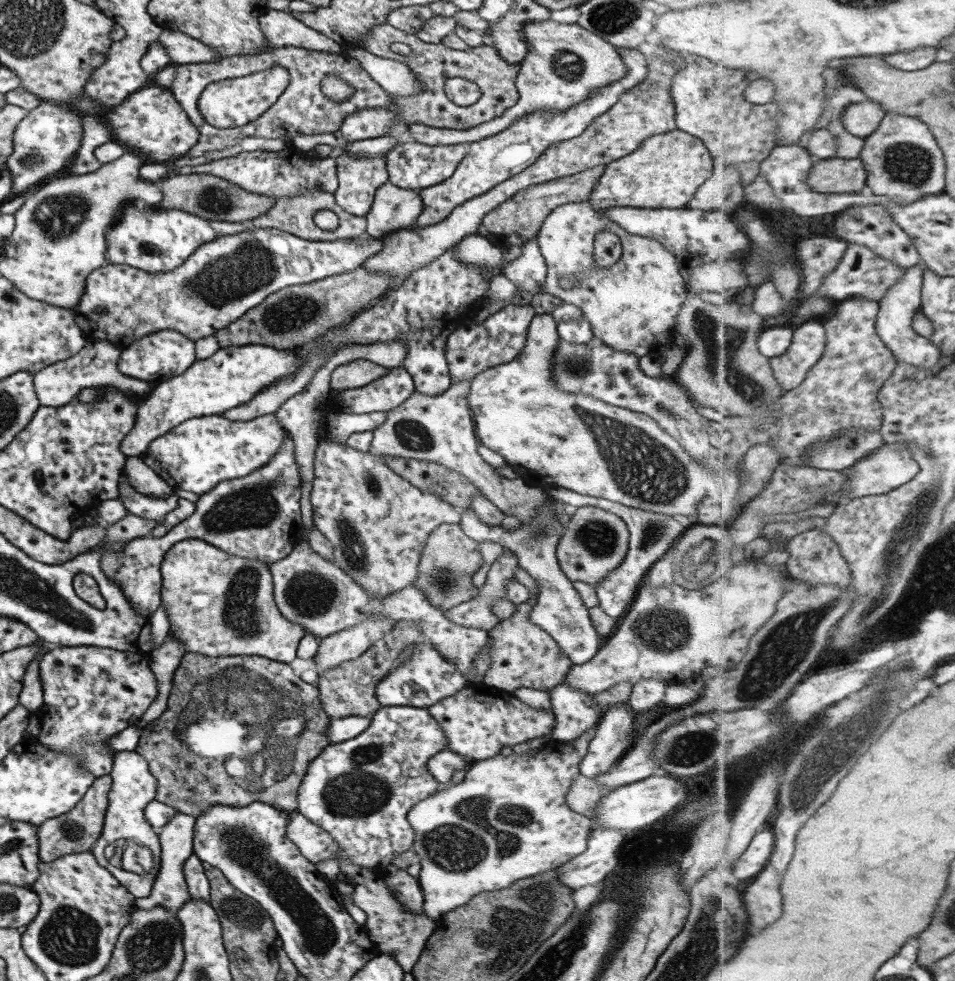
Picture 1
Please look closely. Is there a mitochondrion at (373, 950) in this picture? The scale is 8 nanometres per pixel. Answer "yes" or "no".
no

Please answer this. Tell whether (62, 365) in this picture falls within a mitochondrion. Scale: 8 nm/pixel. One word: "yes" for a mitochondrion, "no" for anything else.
no

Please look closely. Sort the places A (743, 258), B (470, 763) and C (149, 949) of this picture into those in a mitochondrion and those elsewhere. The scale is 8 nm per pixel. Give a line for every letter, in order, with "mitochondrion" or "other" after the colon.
A: other
B: other
C: mitochondrion

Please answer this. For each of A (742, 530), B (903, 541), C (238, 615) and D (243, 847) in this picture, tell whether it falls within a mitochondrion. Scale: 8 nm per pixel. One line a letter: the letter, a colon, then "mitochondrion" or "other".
A: other
B: mitochondrion
C: mitochondrion
D: mitochondrion

